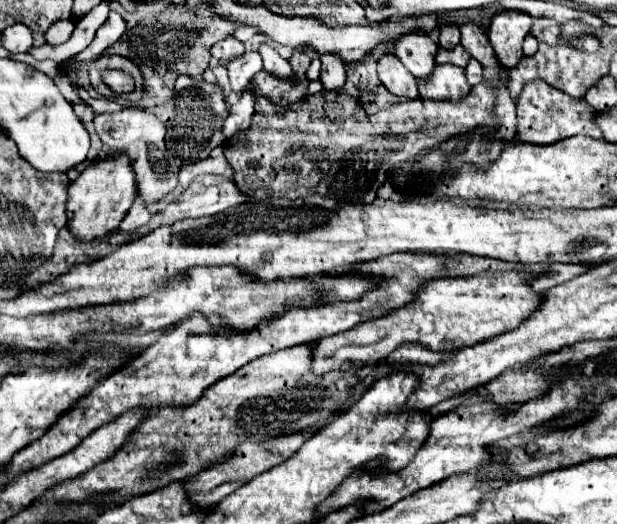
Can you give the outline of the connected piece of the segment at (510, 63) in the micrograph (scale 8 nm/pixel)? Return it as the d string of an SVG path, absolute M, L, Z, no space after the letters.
M503 12L503 16L495 16L491 22L489 42L505 68L515 68L523 58L523 40L531 22L533 18L523 12Z

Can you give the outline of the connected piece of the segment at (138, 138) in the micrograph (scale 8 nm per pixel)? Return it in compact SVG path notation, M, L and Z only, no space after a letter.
M125 108L115 114L95 114L95 128L109 156L125 154L131 160L131 168L135 172L137 182L137 196L145 204L159 202L165 194L169 194L177 186L179 166L177 160L165 148L165 124L157 116L141 108Z

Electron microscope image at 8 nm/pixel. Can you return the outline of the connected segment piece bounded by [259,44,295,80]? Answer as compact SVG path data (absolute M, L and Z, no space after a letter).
M261 44L259 54L263 56L263 68L265 72L281 78L281 80L295 80L295 72L289 68L289 62L285 58L281 58L271 46Z

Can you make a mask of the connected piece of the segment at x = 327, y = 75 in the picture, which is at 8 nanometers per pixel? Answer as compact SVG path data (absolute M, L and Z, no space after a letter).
M319 56L323 68L319 80L323 82L325 90L341 90L345 84L345 66L335 56Z

